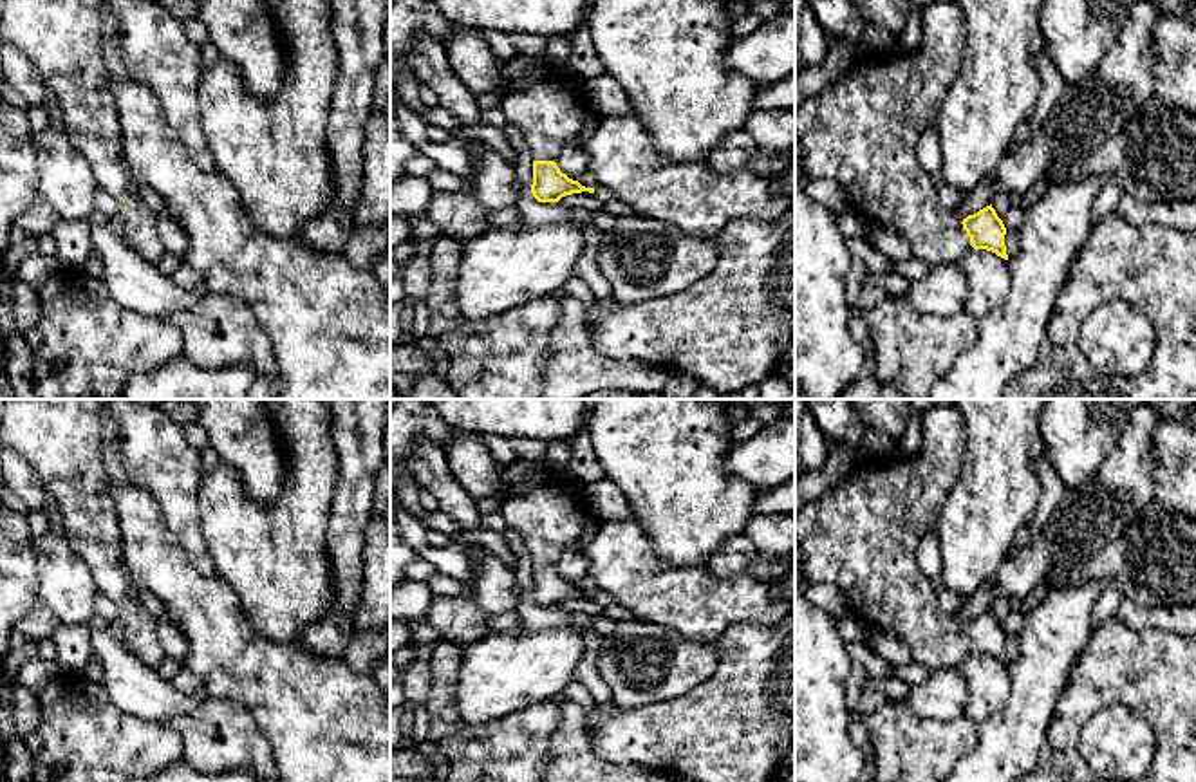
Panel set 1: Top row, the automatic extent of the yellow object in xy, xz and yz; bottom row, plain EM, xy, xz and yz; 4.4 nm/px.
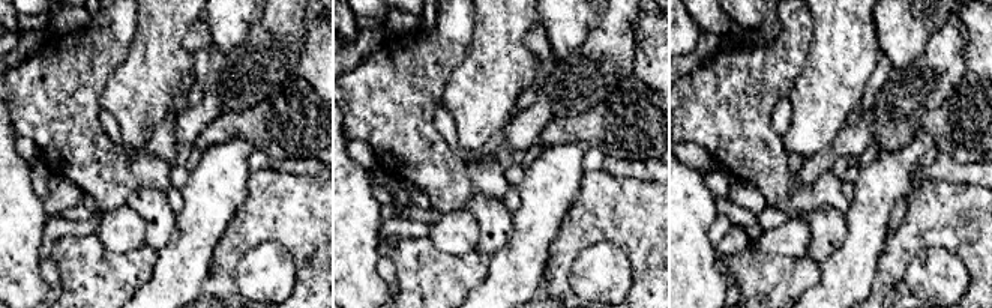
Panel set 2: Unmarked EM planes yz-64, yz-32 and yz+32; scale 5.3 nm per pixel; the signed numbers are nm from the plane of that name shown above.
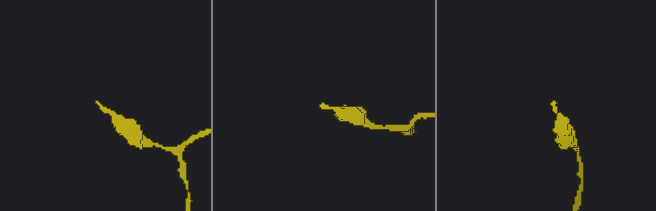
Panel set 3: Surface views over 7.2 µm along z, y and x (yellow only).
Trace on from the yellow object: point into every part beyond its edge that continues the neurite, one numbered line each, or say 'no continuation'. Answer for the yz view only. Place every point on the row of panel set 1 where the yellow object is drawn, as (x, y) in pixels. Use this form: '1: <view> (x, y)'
1: yz (862, 130)

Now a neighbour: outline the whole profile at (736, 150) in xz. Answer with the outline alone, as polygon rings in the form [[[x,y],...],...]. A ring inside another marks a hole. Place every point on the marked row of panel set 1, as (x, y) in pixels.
[[[744,130],[726,135],[717,148],[714,148],[708,164],[717,173],[728,173],[746,168],[757,155],[759,148],[753,137]]]

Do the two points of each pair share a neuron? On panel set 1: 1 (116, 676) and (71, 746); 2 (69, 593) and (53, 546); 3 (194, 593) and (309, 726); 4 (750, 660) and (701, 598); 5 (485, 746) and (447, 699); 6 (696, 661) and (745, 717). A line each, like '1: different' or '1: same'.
1: different
2: same
3: same
4: different
5: same
6: different

